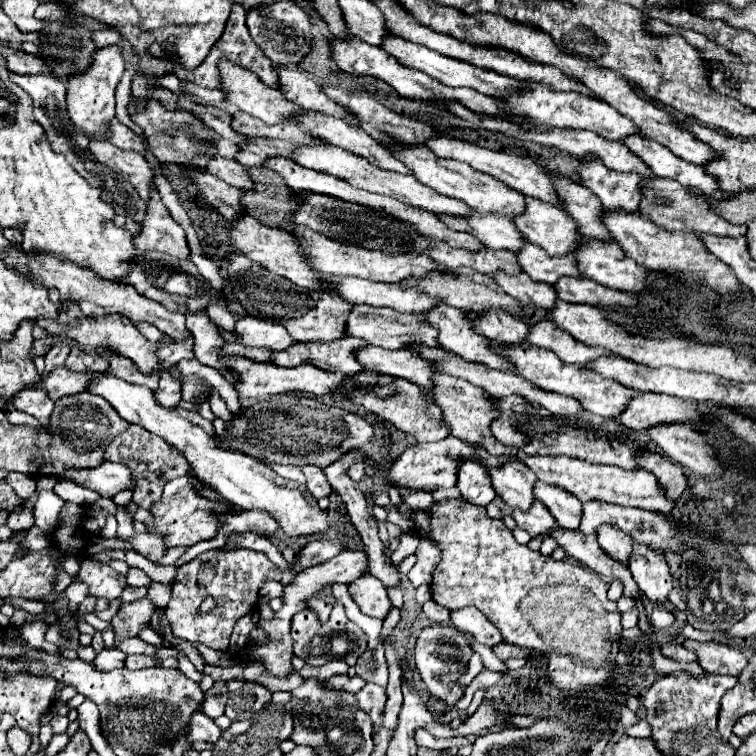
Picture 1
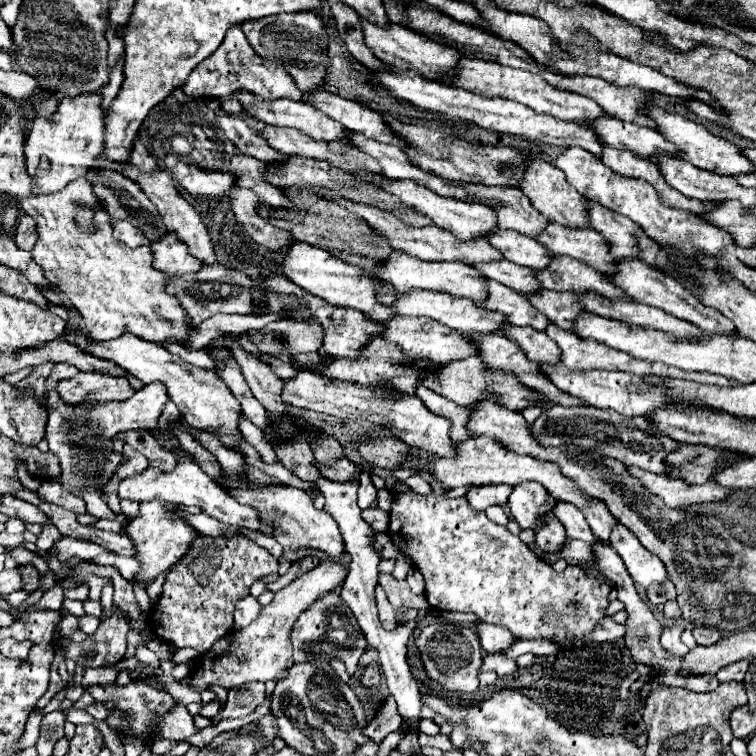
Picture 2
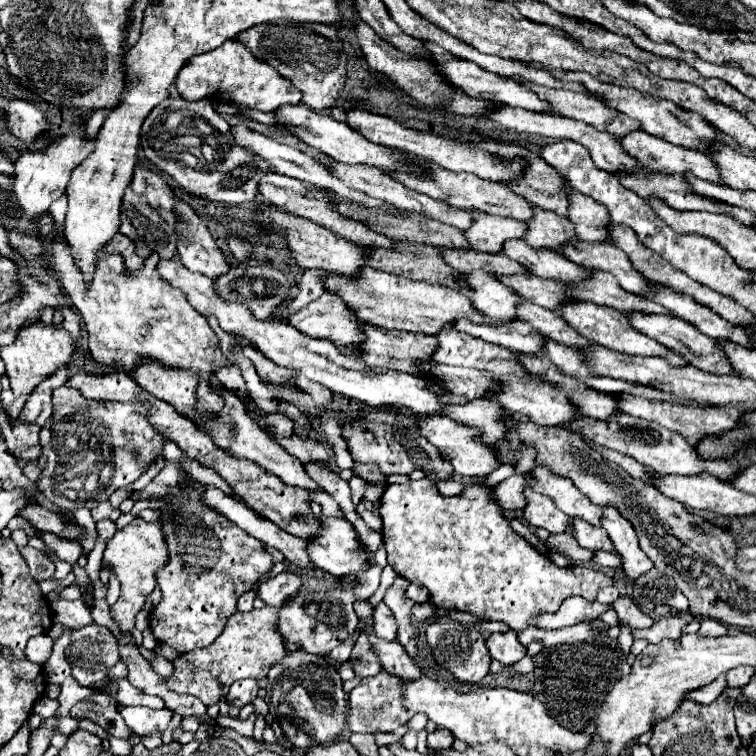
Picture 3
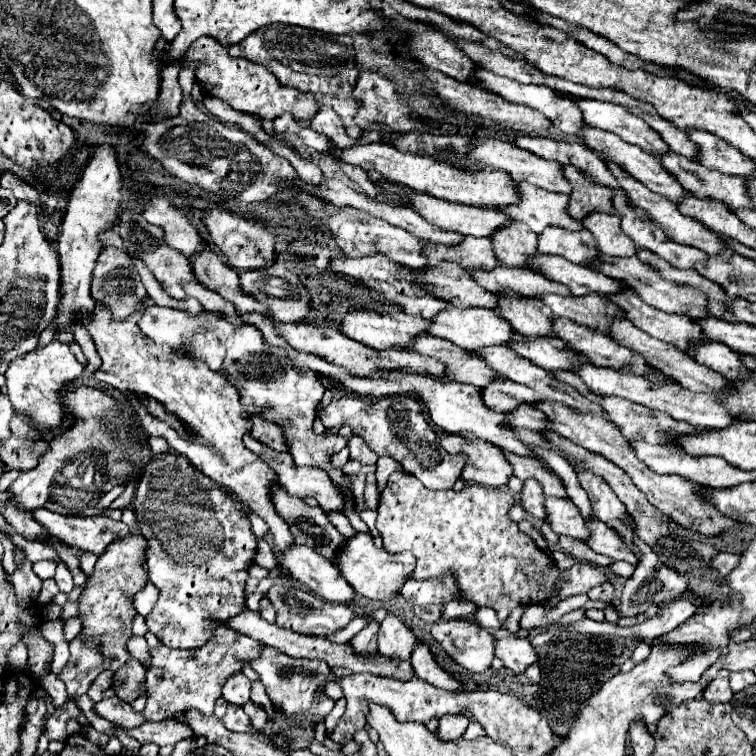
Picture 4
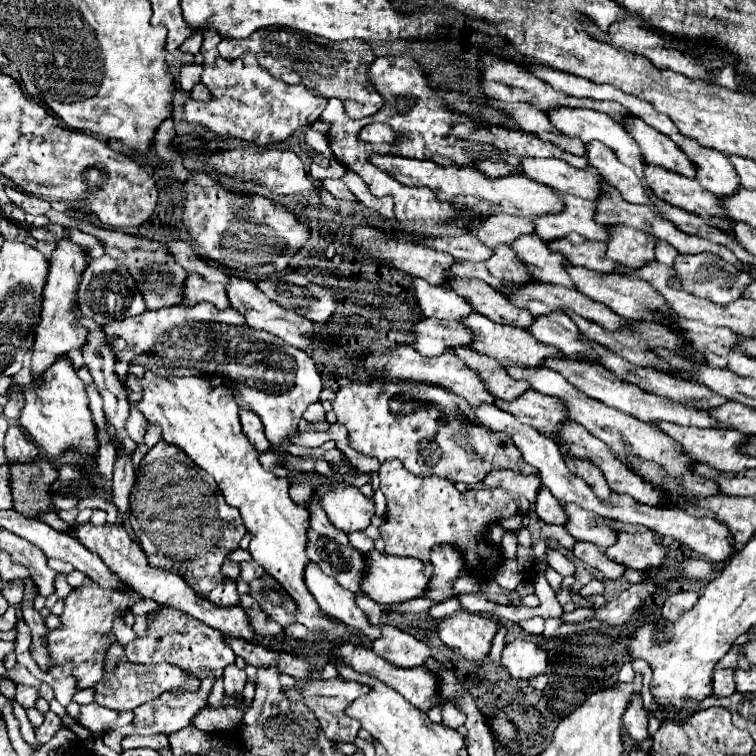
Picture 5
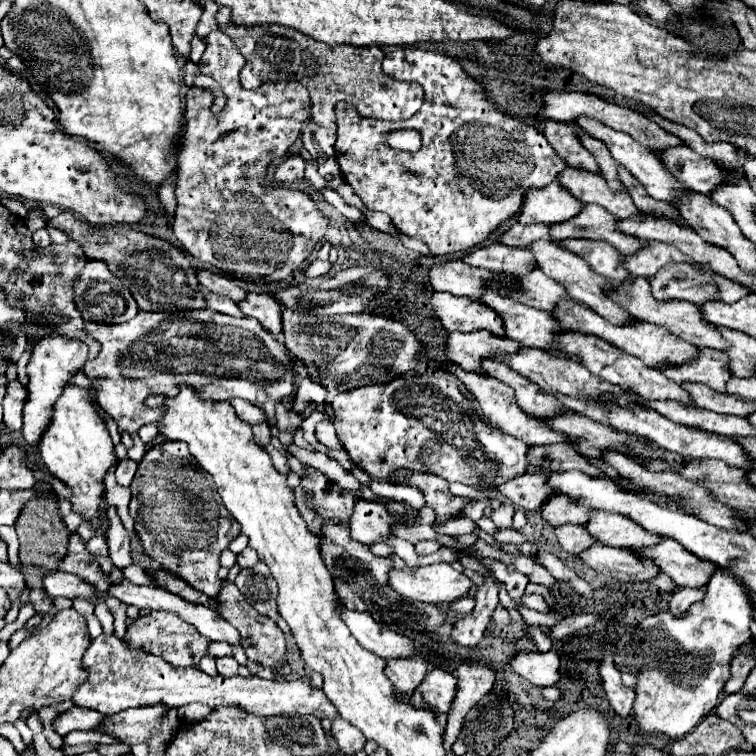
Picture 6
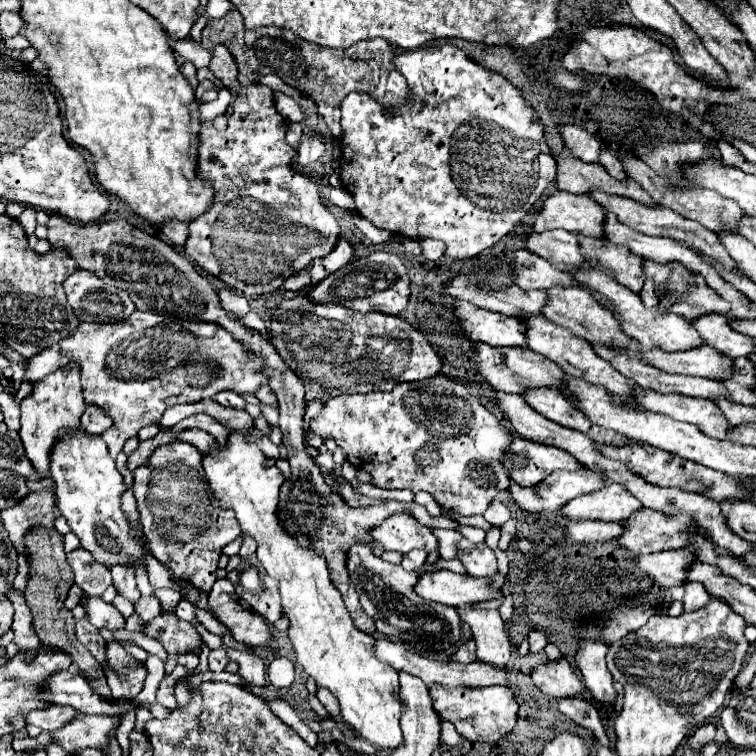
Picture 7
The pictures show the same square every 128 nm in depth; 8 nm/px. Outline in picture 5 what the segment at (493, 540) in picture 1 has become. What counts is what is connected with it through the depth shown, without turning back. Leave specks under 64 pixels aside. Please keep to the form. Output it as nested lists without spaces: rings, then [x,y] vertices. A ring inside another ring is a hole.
[[[386,460],[378,474],[380,490],[388,500],[386,518],[380,526],[388,554],[414,556],[418,560],[430,562],[432,546],[452,544],[454,548],[460,548],[464,564],[472,574],[480,576],[482,582],[490,580],[490,574],[504,558],[488,540],[488,528],[490,524],[498,524],[500,520],[518,514],[512,494],[500,488],[470,488],[466,492],[458,492],[456,486],[444,478],[412,476],[408,470],[404,470],[400,460]],[[576,568],[576,582],[574,582],[574,586],[572,586],[572,592],[576,594],[576,592],[580,592],[580,588],[582,586],[586,586],[590,580],[594,580],[594,576],[586,570],[586,568]]]

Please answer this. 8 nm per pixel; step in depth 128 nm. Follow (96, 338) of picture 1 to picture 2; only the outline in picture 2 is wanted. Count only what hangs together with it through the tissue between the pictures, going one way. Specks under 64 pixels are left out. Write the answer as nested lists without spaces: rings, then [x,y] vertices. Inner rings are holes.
[[[72,330],[72,332],[64,332],[64,340],[80,346],[82,350],[90,352],[92,356],[116,362],[120,368],[128,370],[130,374],[134,374],[144,384],[150,384],[150,382],[156,382],[156,380],[164,382],[172,402],[178,404],[186,424],[190,424],[194,428],[210,430],[210,432],[220,430],[218,438],[222,440],[222,444],[228,446],[228,448],[238,450],[238,440],[240,440],[238,412],[240,412],[240,404],[230,394],[228,386],[216,376],[214,370],[204,370],[204,368],[192,366],[192,364],[180,360],[178,356],[170,354],[162,346],[148,344],[148,340],[140,340],[138,336],[132,336],[132,332],[124,332],[124,336],[118,336],[116,340],[106,340],[106,342],[96,344],[96,340],[88,340],[88,336],[84,336],[80,330]]]

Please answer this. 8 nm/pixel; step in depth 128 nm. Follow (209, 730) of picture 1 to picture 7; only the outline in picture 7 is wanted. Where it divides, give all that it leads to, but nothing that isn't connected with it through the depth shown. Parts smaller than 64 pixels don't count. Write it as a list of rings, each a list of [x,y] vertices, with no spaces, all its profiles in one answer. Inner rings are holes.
[[[50,706],[46,710],[36,710],[36,712],[30,712],[26,716],[26,722],[28,724],[34,724],[34,726],[40,726],[42,730],[56,730],[56,728],[64,728],[64,724],[68,724],[68,720],[74,720],[76,716],[80,716],[74,708],[68,708],[68,706]]]

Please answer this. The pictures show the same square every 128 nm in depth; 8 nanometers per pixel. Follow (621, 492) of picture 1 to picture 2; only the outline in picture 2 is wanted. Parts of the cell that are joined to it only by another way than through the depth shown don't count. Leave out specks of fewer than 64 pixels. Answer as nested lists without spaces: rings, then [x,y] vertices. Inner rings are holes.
[[[478,436],[478,438],[468,438],[464,442],[458,442],[456,456],[452,456],[452,460],[444,460],[438,456],[434,462],[430,462],[430,474],[444,488],[458,488],[458,486],[472,486],[472,484],[510,484],[510,486],[516,486],[516,484],[526,482],[526,480],[536,480],[556,500],[576,504],[578,508],[580,508],[580,504],[592,504],[592,500],[596,500],[596,498],[588,496],[584,490],[576,488],[576,482],[568,480],[568,476],[564,476],[560,472],[560,468],[556,468],[556,464],[552,464],[548,460],[536,460],[534,456],[520,456],[520,454],[508,452],[500,446],[500,442],[496,442],[490,436]],[[628,468],[628,474],[644,484],[652,494],[660,496],[668,508],[682,508],[690,504],[702,504],[702,502],[718,502],[728,496],[730,490],[718,486],[716,482],[708,480],[702,486],[690,486],[684,480],[674,480],[664,474],[654,474],[642,468]]]

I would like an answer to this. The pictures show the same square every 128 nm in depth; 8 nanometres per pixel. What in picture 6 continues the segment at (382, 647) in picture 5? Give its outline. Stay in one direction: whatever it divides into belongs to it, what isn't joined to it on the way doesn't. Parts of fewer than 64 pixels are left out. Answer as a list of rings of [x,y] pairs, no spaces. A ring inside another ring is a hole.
[[[422,654],[386,660],[386,676],[400,692],[412,692],[428,672],[428,660]]]

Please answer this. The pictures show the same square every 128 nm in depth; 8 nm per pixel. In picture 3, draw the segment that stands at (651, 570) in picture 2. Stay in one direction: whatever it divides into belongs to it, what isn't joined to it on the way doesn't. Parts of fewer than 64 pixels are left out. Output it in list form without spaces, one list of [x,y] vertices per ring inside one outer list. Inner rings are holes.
[[[604,506],[602,528],[608,532],[608,536],[614,544],[614,550],[620,554],[622,570],[628,578],[636,580],[636,576],[642,576],[644,572],[654,568],[652,560],[648,560],[648,556],[644,556],[644,552],[640,550],[638,536],[634,532],[632,524],[626,518],[622,518],[618,510]]]

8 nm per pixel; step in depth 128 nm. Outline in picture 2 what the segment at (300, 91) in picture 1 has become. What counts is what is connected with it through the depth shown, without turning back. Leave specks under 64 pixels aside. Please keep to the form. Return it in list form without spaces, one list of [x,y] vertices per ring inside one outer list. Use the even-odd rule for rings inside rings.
[[[314,88],[304,94],[304,104],[310,104],[312,108],[328,114],[330,118],[344,124],[350,132],[364,134],[366,138],[388,142],[388,144],[402,144],[402,140],[390,132],[390,128],[384,124],[382,116],[368,106],[362,106],[358,102],[346,100],[338,94],[326,92],[322,88]]]

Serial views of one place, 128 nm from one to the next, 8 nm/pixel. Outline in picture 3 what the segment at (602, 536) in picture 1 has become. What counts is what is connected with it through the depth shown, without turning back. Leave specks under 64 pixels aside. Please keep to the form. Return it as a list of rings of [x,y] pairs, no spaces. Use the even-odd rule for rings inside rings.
[[[534,466],[532,474],[536,476],[536,486],[532,486],[532,490],[550,496],[556,506],[566,512],[568,516],[578,516],[582,520],[586,520],[592,526],[600,526],[602,520],[602,506],[592,504],[588,500],[588,496],[584,496],[568,478],[560,478],[556,474],[552,474],[548,468],[540,468]]]

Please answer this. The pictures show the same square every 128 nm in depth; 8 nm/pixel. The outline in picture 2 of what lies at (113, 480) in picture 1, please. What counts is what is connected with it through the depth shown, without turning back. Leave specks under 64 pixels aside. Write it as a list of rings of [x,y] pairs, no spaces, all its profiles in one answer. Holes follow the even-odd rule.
[[[178,460],[178,466],[174,472],[162,472],[158,468],[146,468],[144,472],[136,474],[136,476],[130,476],[130,478],[124,478],[120,482],[120,490],[118,490],[118,496],[120,498],[128,498],[128,500],[136,500],[136,502],[146,502],[146,500],[154,500],[154,498],[160,498],[164,502],[174,502],[174,504],[182,504],[182,506],[198,506],[202,508],[204,514],[220,520],[220,522],[226,522],[226,524],[232,524],[236,528],[244,526],[244,528],[250,528],[250,530],[260,530],[264,534],[274,534],[274,530],[270,526],[264,526],[260,520],[258,520],[258,514],[256,510],[252,510],[250,506],[242,506],[238,504],[218,482],[214,482],[198,464],[194,462],[184,462],[184,460]]]

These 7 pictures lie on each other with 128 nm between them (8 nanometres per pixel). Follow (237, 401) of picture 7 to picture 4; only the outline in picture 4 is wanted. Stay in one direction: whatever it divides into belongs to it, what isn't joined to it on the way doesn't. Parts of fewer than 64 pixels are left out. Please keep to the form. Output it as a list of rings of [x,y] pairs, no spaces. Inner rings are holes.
[[[258,415],[251,416],[251,434],[254,438],[258,438],[262,444],[270,446],[276,452],[286,452],[288,450],[288,444],[284,444],[284,436],[282,436],[278,424],[264,420]]]

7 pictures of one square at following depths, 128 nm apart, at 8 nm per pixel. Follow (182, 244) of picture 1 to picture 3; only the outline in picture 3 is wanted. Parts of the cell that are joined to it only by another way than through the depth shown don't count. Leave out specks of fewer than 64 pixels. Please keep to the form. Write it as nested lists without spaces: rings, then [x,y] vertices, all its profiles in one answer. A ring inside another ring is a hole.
[[[172,256],[172,260],[160,260],[156,266],[160,278],[168,280],[172,286],[180,288],[188,302],[202,314],[202,316],[214,316],[220,322],[220,328],[226,332],[244,338],[252,348],[260,350],[266,358],[276,362],[282,368],[288,370],[300,370],[306,378],[322,384],[324,388],[332,390],[334,394],[348,396],[352,400],[358,400],[370,408],[408,408],[414,414],[440,414],[442,402],[436,398],[434,392],[440,392],[438,386],[424,382],[418,376],[412,376],[408,372],[396,372],[386,368],[368,368],[364,362],[356,360],[354,356],[344,356],[340,350],[326,342],[326,340],[314,340],[298,332],[288,322],[274,318],[274,320],[256,320],[252,312],[238,304],[238,302],[226,302],[212,290],[212,280],[200,272],[188,272],[184,264],[180,264],[178,256]]]

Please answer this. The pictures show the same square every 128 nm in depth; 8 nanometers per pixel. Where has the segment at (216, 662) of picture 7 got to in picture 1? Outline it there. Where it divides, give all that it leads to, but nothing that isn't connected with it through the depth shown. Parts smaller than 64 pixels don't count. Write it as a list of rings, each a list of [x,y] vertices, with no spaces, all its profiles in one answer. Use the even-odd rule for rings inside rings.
[[[248,682],[244,688],[236,690],[230,694],[230,700],[226,704],[226,716],[236,722],[236,720],[244,720],[250,718],[252,714],[256,714],[258,710],[264,708],[264,704],[270,700],[270,692],[256,684],[256,682]]]

